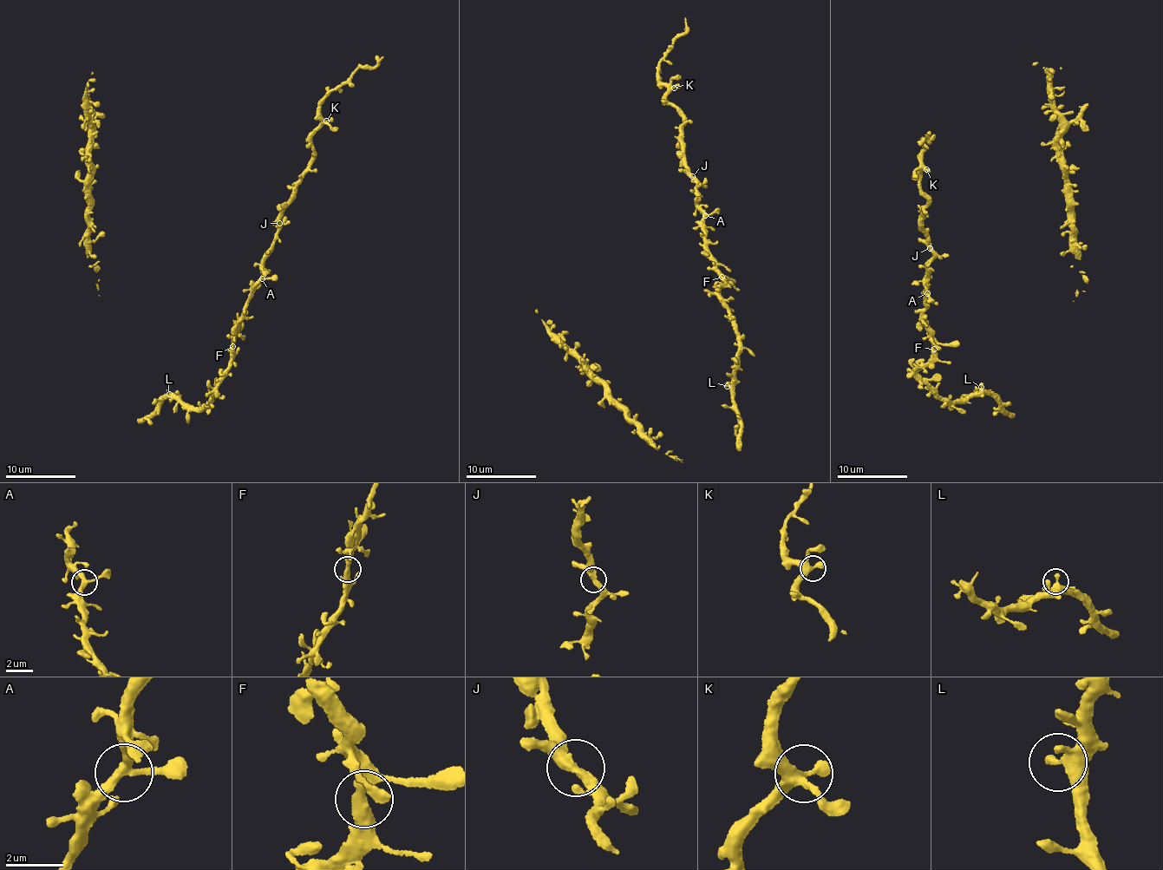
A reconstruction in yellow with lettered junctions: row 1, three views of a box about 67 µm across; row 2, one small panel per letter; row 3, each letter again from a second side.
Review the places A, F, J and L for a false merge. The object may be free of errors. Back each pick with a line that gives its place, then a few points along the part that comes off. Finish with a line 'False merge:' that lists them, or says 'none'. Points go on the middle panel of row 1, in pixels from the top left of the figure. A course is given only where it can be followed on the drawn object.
False merge: none

